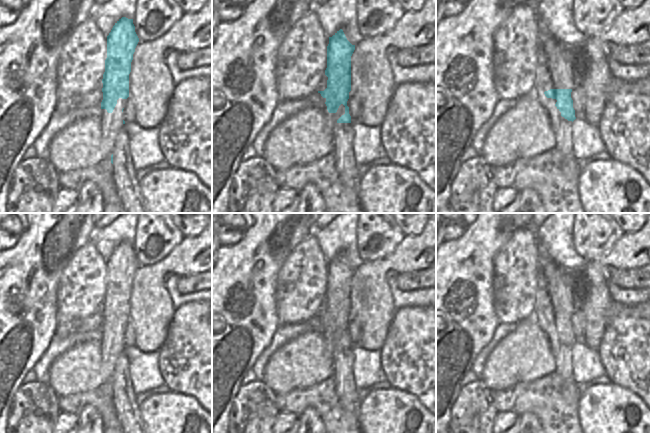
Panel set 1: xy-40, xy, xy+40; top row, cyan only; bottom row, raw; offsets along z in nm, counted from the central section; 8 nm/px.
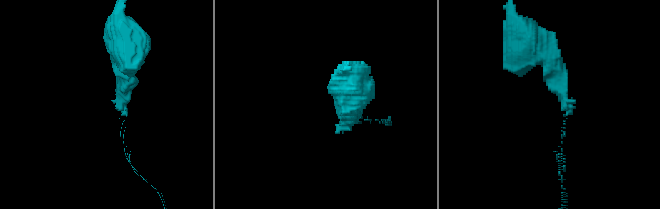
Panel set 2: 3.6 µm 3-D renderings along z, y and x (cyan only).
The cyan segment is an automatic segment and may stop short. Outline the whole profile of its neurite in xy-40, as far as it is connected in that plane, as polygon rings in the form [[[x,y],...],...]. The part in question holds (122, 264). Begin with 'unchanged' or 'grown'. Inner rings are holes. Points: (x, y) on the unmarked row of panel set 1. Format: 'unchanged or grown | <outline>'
grown | [[[122,241],[107,260],[107,282],[103,298],[101,326],[101,383],[103,392],[113,395],[113,373],[116,361],[123,353],[123,333],[129,321],[131,286],[139,262],[133,243]]]

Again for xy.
grown | [[[342,253],[329,261],[327,270],[327,312],[318,315],[326,323],[329,340],[325,346],[331,353],[336,347],[351,347],[349,338],[349,316],[351,315],[351,280],[355,274]]]

